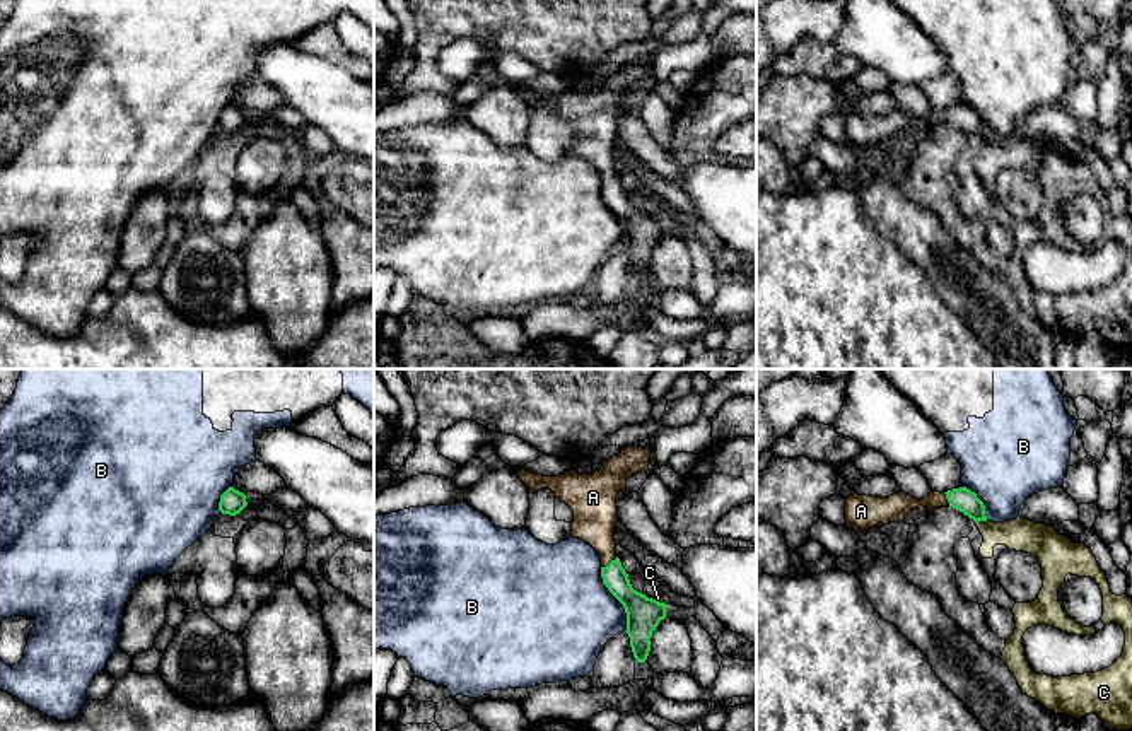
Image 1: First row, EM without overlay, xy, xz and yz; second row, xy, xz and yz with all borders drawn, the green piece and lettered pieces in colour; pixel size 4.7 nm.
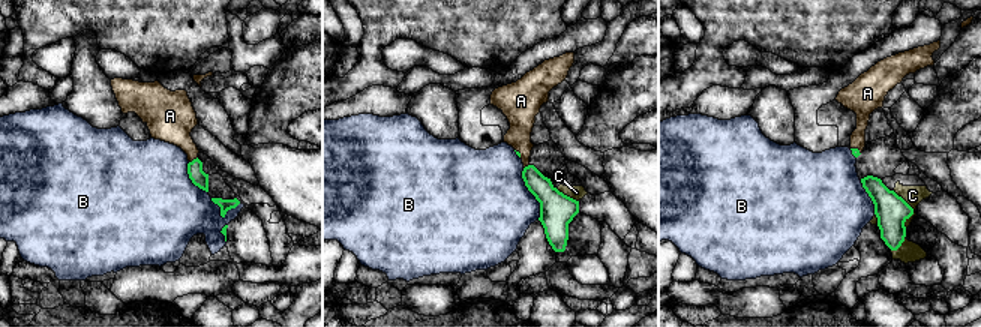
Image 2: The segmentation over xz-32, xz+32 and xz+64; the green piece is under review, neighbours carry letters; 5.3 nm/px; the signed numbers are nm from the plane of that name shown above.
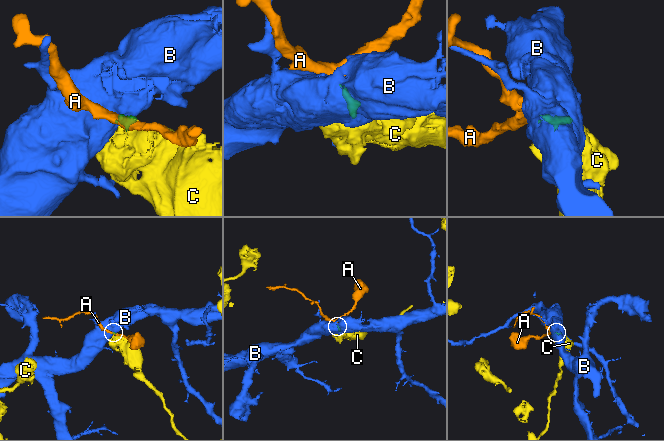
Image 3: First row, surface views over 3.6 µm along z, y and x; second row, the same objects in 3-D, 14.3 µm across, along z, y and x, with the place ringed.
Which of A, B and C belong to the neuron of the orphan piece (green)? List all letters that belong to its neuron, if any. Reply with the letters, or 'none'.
A

